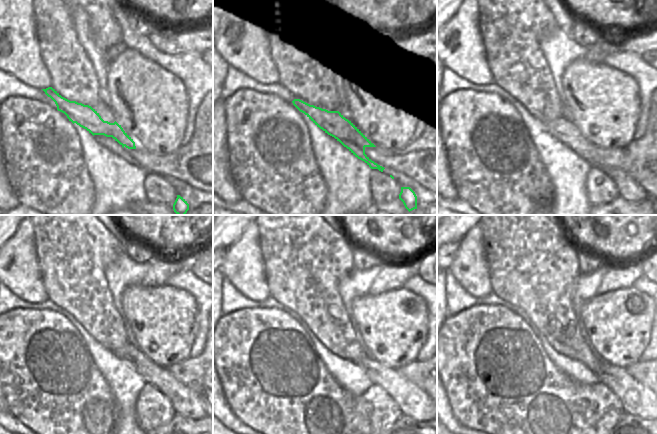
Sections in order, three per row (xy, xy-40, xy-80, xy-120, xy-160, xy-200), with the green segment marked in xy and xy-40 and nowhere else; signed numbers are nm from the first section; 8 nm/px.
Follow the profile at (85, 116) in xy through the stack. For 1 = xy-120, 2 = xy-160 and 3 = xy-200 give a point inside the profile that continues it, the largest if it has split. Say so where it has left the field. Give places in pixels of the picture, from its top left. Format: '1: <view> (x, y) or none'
1: xy-120 (186, 403)
2: xy-160 (413, 402)
3: xy-200 (637, 399)

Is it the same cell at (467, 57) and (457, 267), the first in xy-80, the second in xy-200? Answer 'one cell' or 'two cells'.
one cell

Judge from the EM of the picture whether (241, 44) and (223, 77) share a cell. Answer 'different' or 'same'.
different

